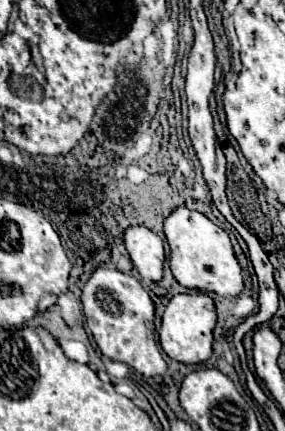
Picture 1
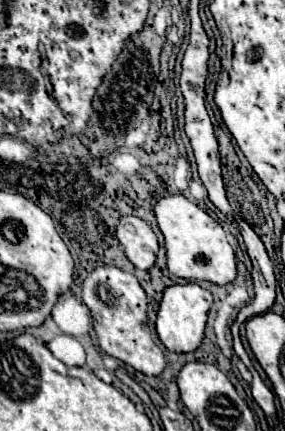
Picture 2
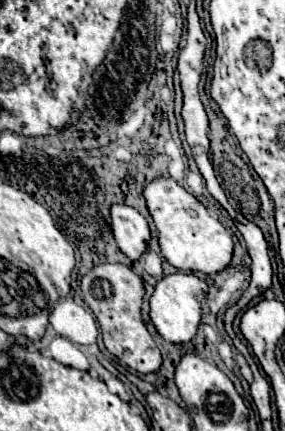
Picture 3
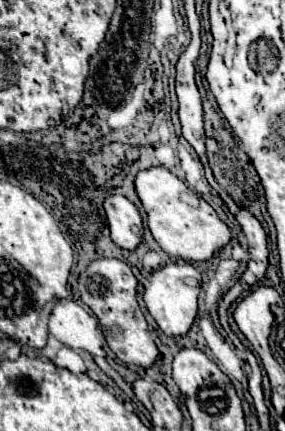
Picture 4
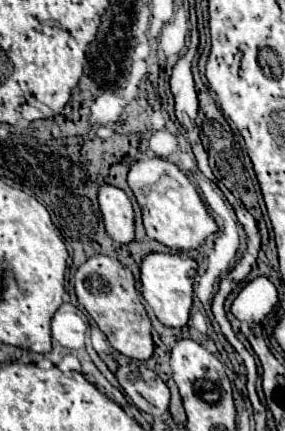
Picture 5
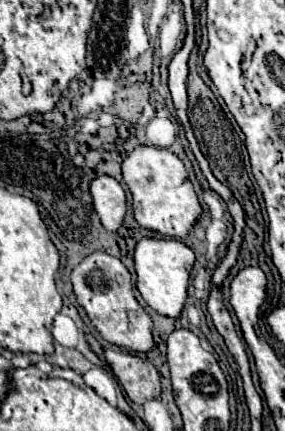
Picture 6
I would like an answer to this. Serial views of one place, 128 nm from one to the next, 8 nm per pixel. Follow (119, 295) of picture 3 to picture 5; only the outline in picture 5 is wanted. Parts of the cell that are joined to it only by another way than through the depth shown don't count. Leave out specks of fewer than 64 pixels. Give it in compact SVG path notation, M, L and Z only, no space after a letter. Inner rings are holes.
M102 254L88 258L74 274L74 290L78 302L86 308L86 312L94 318L98 328L106 334L112 348L128 358L146 360L154 352L154 342L150 334L152 324L138 298L134 284L136 280L124 264L120 264L116 258Z

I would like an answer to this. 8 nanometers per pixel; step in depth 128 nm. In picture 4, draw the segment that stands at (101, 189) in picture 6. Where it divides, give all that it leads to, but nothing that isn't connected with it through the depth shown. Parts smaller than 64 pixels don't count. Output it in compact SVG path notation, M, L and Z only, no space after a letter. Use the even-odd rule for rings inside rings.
M122 194L104 198L106 220L112 242L124 250L134 250L142 240L142 218L138 208Z

